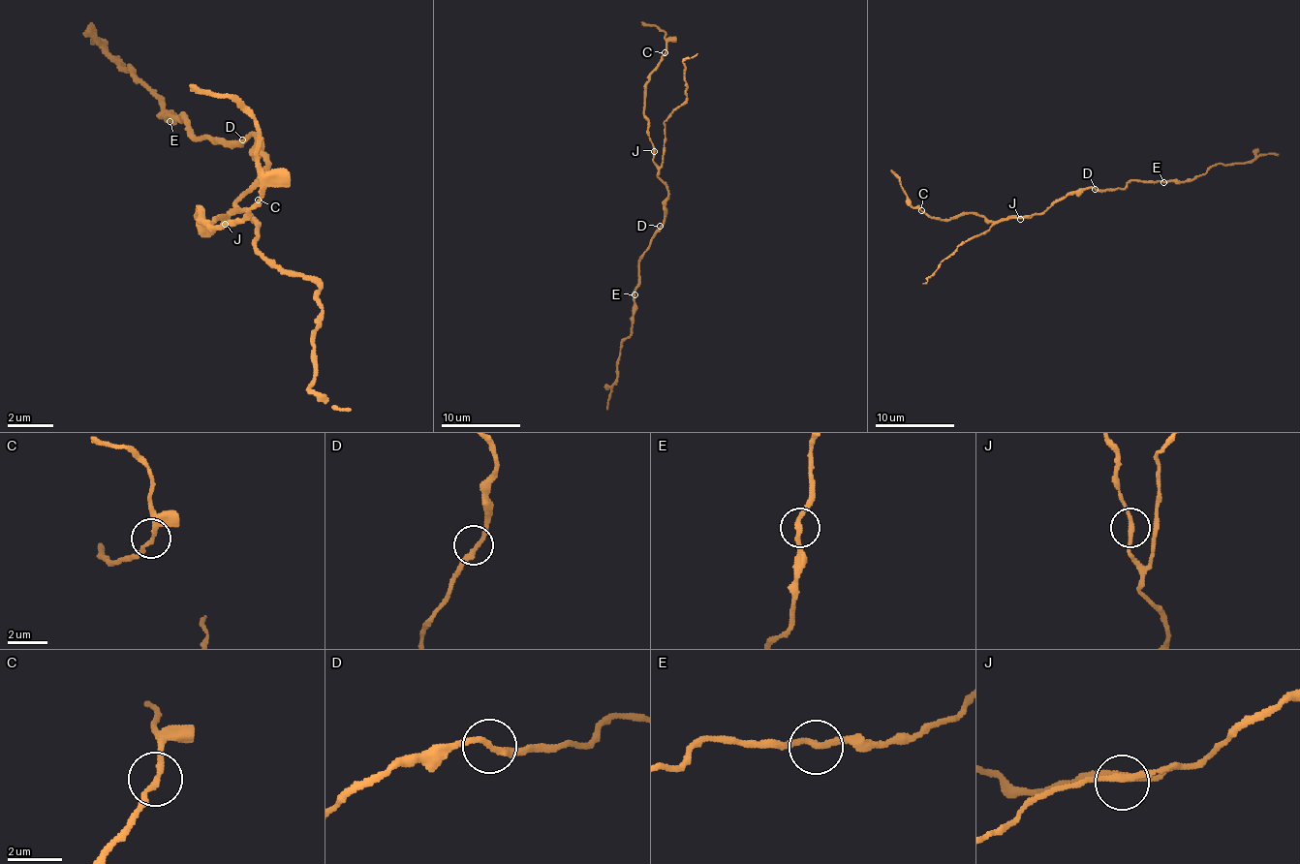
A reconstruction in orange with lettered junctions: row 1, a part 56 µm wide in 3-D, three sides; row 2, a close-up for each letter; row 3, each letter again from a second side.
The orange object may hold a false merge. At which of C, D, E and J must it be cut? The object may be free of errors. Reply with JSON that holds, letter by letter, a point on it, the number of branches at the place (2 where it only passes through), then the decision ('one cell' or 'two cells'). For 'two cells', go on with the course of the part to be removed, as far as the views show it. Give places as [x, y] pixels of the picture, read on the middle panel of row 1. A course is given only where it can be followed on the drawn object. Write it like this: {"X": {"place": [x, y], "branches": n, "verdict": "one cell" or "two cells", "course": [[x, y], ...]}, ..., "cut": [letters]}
{"C": {"place": [665, 52], "branches": 2, "verdict": "one cell"}, "D": {"place": [660, 226], "branches": 2, "verdict": "one cell"}, "E": {"place": [634, 294], "branches": 2, "verdict": "one cell"}, "J": {"place": [654, 151], "branches": 2, "verdict": "one cell"}, "cut": []}

